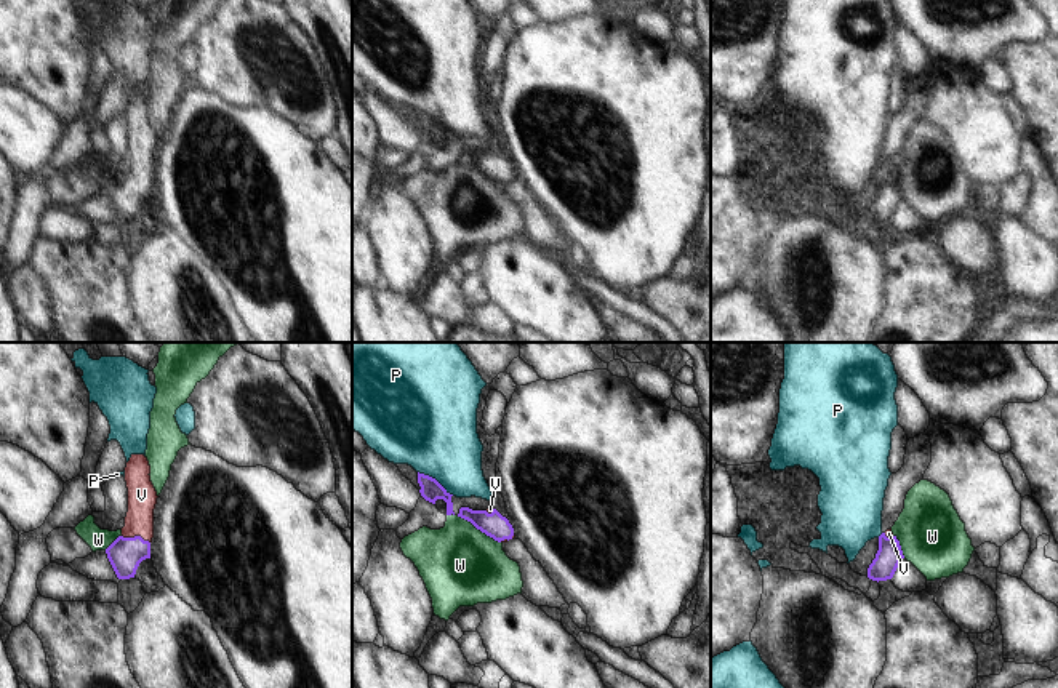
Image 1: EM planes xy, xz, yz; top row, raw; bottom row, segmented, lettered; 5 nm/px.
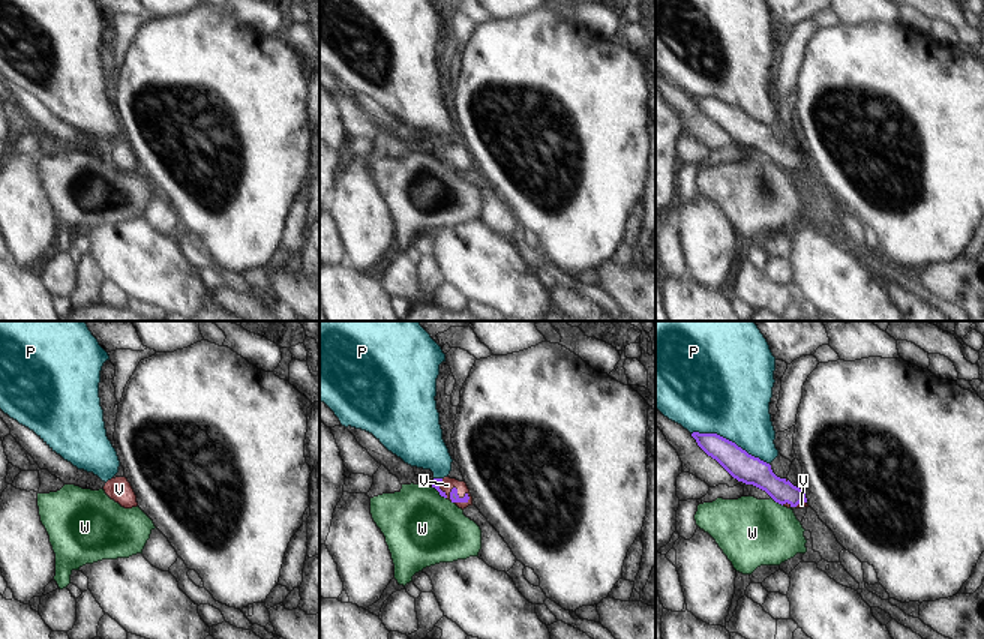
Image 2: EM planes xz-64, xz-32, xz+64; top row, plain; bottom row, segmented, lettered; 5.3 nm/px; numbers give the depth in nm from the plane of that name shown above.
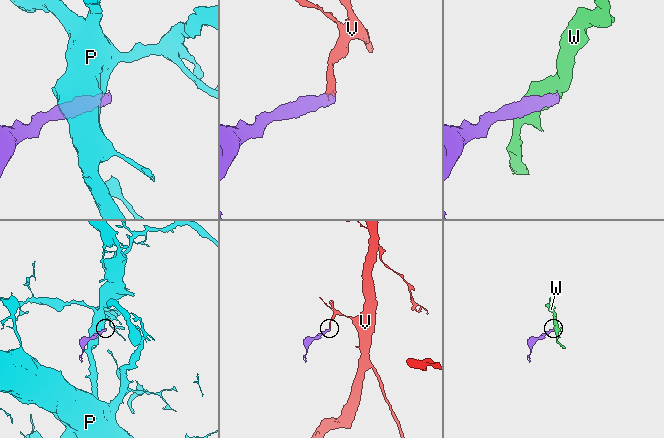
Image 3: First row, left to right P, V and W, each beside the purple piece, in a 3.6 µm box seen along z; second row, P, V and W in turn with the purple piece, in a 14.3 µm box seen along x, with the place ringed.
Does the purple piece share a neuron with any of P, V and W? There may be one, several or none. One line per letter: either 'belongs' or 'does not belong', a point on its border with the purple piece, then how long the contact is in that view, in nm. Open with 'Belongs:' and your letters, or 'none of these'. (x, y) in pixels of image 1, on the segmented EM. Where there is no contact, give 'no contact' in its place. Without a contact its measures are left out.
Belongs: V
P: does not belong; meets purple in xz at (434, 479); contact 220 nm long
V: belongs; meets purple in xy at (136, 536); contact 150 nm long
W: does not belong; meets purple in xz at (479, 528); contact 260 nm long

